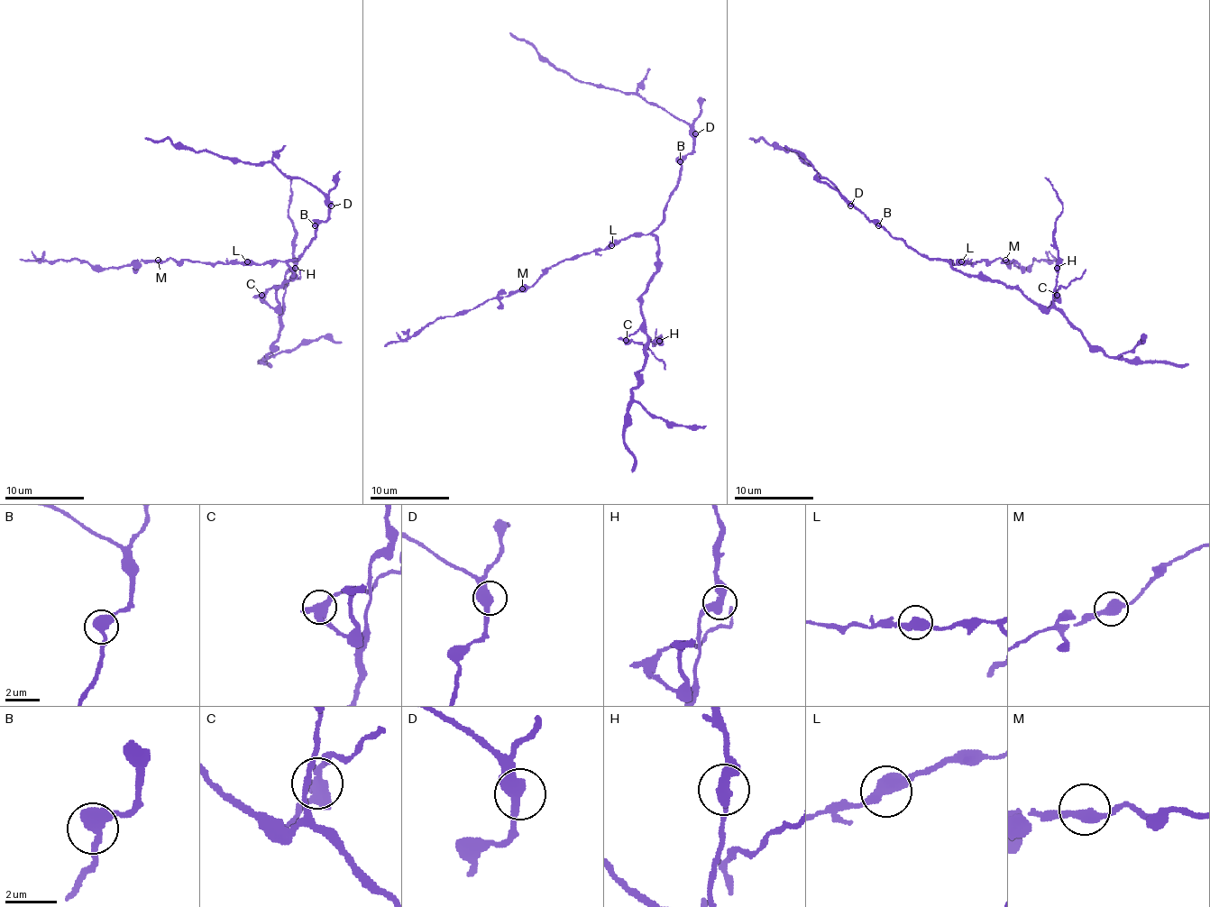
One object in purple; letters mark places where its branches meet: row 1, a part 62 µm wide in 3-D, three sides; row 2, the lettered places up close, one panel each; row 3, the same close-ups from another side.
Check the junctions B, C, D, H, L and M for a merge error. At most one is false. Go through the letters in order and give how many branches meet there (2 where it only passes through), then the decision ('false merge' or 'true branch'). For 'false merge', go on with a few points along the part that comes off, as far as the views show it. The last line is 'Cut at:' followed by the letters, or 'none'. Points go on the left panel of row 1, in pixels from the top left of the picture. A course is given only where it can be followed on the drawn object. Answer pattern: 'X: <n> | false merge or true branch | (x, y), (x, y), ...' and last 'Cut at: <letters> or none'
B: 2 | true branch
C: 2 | false merge | (261, 296), (273, 288), (285, 288), (298, 278), (301, 270)
D: 2 | true branch
H: 2 | true branch
L: 2 | true branch
M: 2 | true branch
Cut at: C

